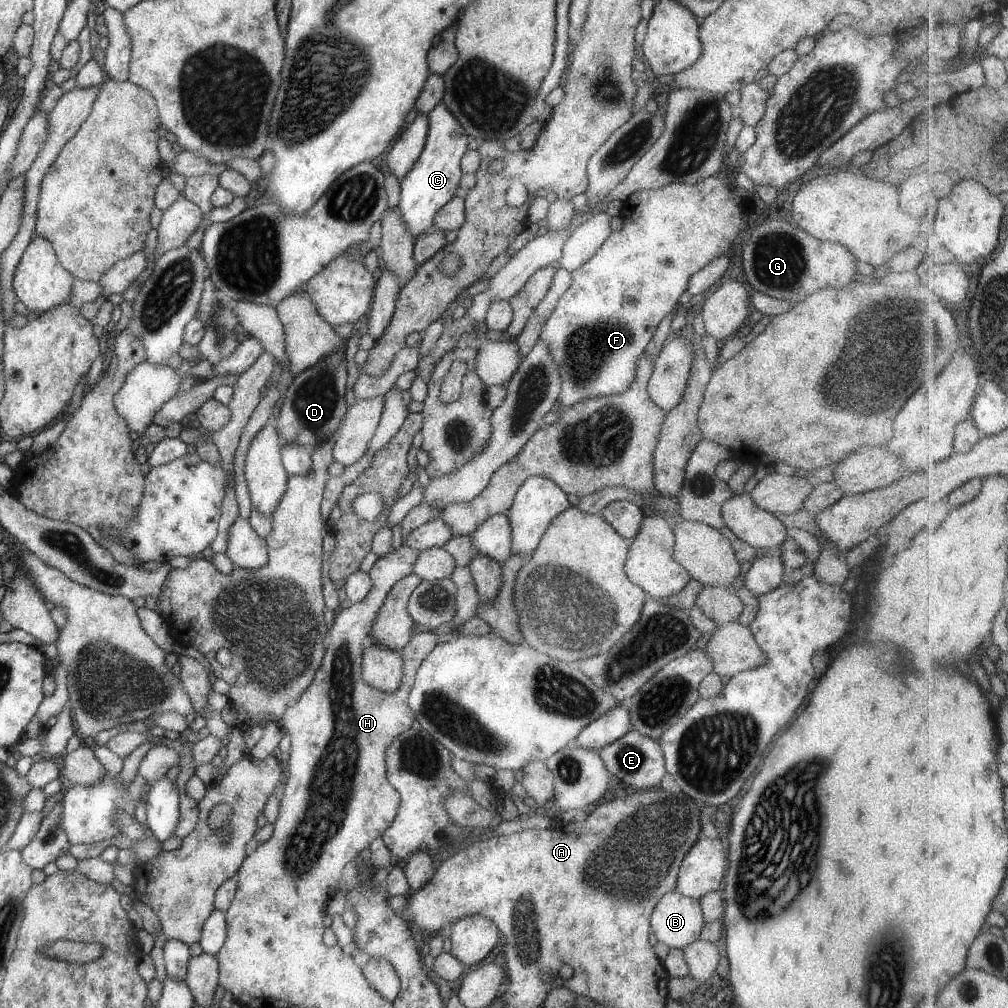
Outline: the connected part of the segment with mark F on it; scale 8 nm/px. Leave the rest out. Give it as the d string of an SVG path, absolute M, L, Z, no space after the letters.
M715 174L692 185L671 183L661 188L639 189L632 192L620 208L619 215L623 219L622 227L619 230L610 231L609 236L603 241L603 244L599 245L599 248L596 249L595 254L587 262L570 271L571 284L559 297L556 307L552 308L547 320L544 320L543 328L540 328L538 336L538 340L541 339L544 343L547 343L552 361L559 368L560 391L556 401L559 409L567 408L581 399L622 393L629 386L634 377L635 359L638 359L638 356L644 352L644 348L649 340L651 340L659 321L667 313L671 313L677 306L677 299L685 292L689 277L698 270L701 270L710 260L725 254L726 250L729 250L733 239L737 236L739 224L741 224L740 212L742 208L739 202L733 200L730 185L723 175Z

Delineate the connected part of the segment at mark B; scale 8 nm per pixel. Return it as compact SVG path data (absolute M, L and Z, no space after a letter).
M675 890L666 892L650 914L650 932L653 932L655 938L669 949L682 950L684 946L699 938L703 923L704 918L698 899L683 896Z

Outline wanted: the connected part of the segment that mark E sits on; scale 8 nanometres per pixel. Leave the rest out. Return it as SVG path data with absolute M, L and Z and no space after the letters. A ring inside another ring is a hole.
M630 729L617 740L602 746L598 751L605 768L634 790L646 791L659 786L659 780L663 778L664 758L661 747L656 740L639 734L635 729Z

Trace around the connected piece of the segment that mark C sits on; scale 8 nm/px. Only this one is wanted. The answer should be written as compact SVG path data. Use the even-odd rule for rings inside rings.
M442 102L437 103L426 117L428 121L425 144L415 164L412 164L408 173L399 181L400 199L395 207L414 238L418 234L429 231L435 211L459 193L458 182L462 175L460 158L467 150L467 142L469 142L469 135L465 134Z

